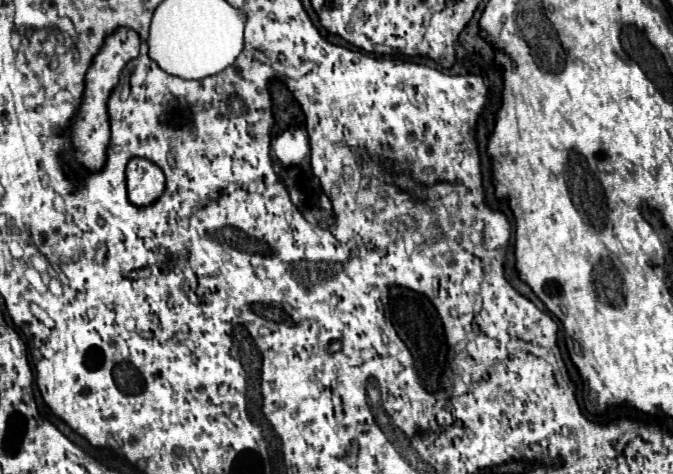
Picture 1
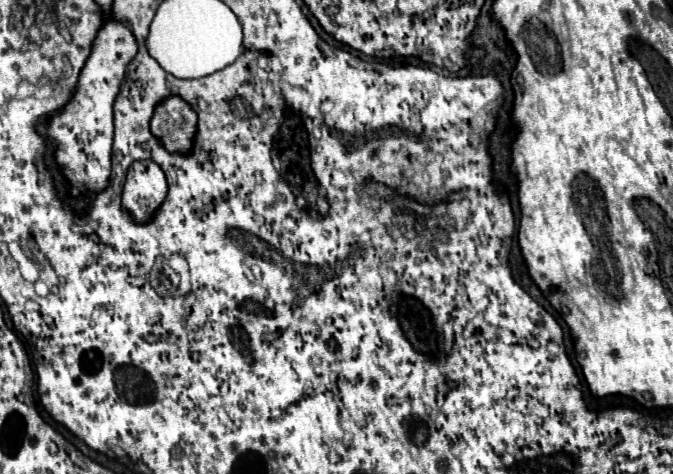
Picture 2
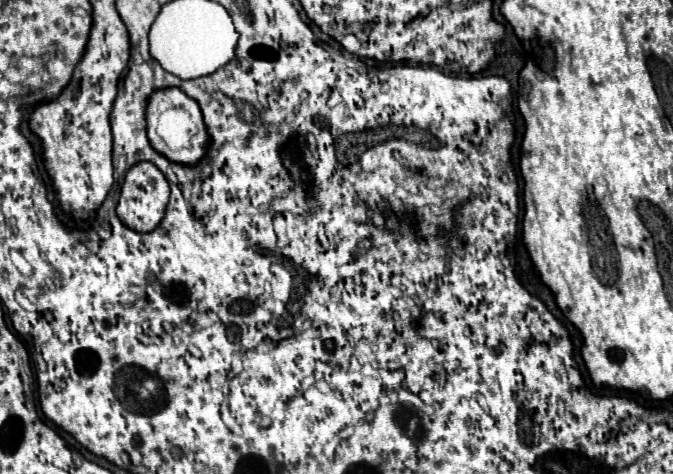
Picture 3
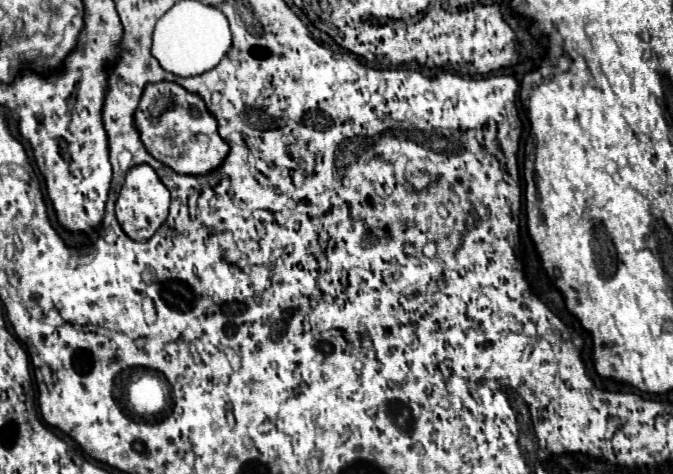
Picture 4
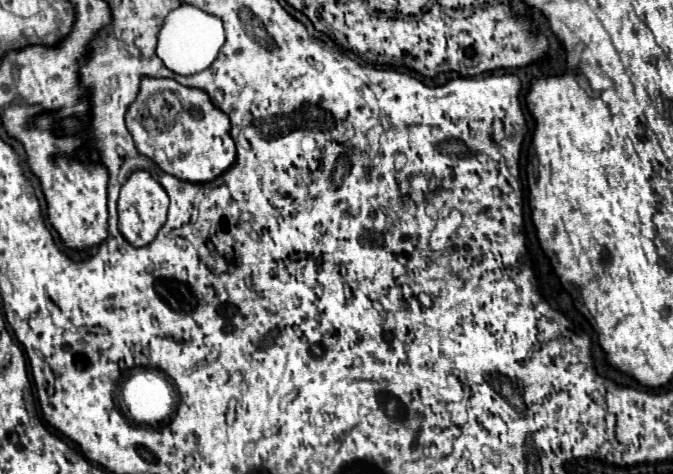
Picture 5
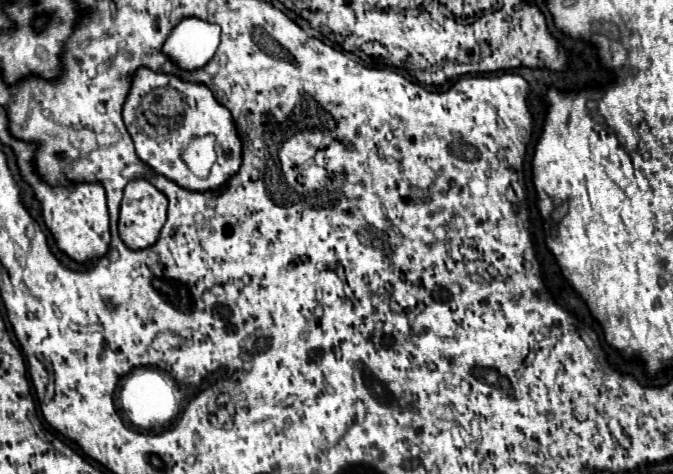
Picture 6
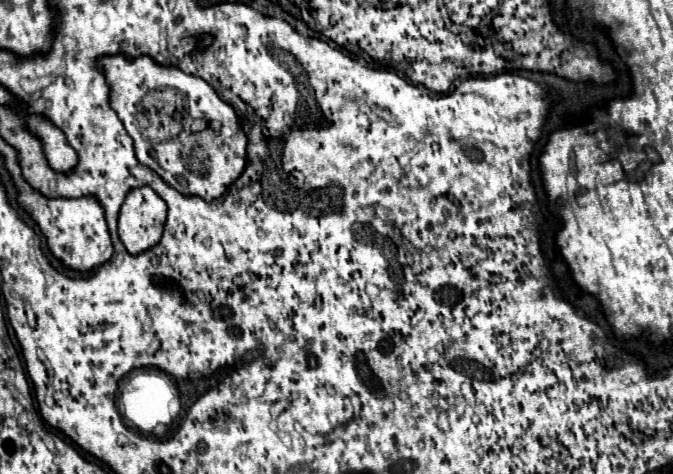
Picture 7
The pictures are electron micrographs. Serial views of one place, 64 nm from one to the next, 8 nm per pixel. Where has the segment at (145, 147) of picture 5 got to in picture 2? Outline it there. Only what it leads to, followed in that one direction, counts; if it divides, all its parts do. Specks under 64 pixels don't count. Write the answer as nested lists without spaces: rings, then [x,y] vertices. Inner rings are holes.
[[[178,96],[164,100],[152,118],[152,134],[162,140],[170,152],[186,152],[196,132],[196,112]]]

